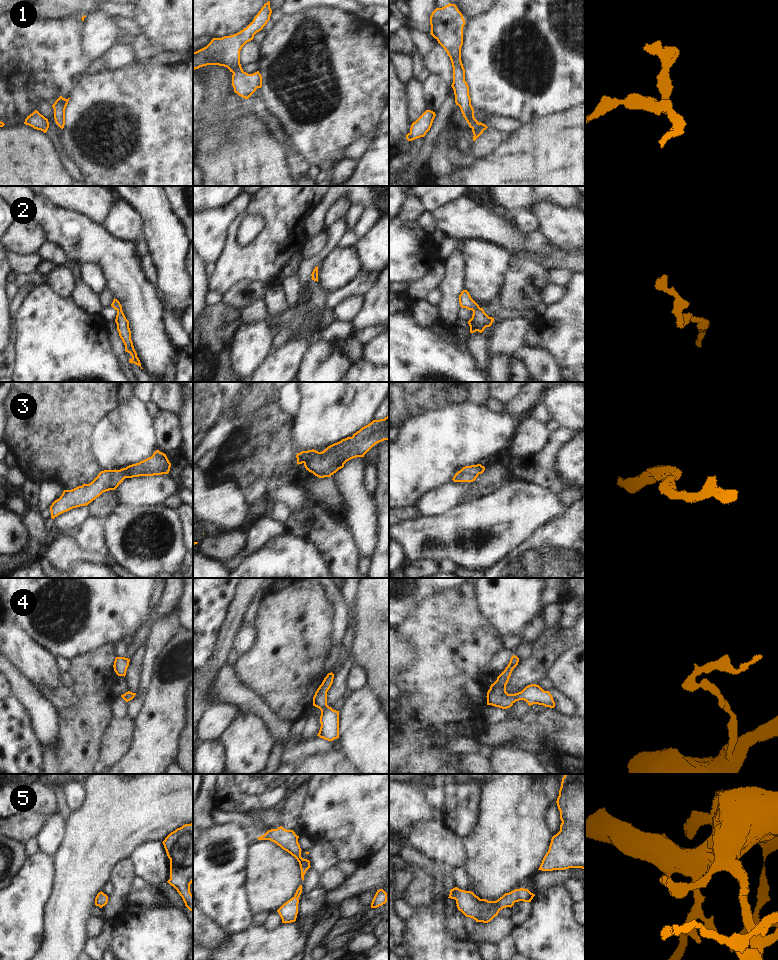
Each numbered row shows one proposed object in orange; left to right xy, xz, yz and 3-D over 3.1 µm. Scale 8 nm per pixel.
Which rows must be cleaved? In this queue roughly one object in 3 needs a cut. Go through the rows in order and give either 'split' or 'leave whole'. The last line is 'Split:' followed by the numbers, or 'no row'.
1: leave whole
2: leave whole
3: leave whole
4: leave whole
5: leave whole
Split: no row

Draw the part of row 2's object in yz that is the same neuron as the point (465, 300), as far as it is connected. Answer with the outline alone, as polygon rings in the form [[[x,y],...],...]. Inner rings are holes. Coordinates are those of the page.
[[[463,290],[459,295],[459,303],[462,308],[473,311],[472,318],[468,321],[470,333],[476,331],[482,333],[486,327],[490,327],[494,318],[489,317],[479,305],[471,298],[467,290]]]

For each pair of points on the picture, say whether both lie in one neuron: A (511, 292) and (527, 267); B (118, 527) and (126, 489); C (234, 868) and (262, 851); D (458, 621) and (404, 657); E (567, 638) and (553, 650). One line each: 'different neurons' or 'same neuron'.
A: same neuron
B: different neurons
C: different neurons
D: different neurons
E: same neuron

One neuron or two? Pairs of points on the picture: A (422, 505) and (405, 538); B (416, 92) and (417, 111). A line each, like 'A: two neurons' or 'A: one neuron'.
A: two neurons
B: one neuron

